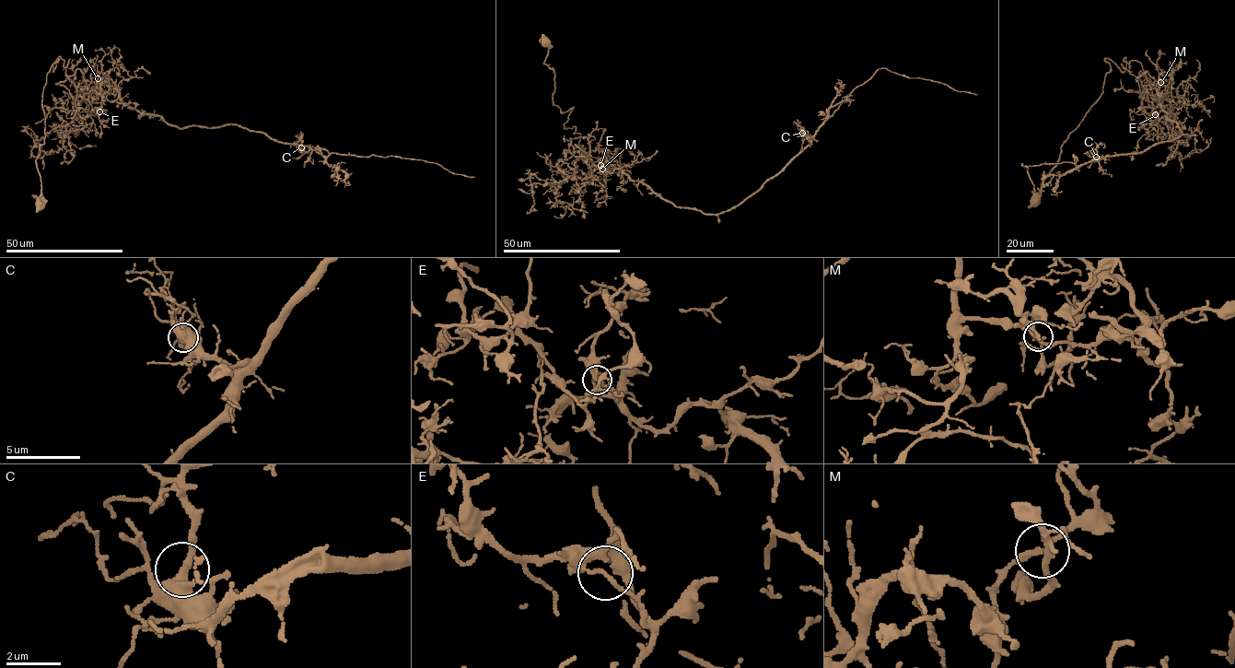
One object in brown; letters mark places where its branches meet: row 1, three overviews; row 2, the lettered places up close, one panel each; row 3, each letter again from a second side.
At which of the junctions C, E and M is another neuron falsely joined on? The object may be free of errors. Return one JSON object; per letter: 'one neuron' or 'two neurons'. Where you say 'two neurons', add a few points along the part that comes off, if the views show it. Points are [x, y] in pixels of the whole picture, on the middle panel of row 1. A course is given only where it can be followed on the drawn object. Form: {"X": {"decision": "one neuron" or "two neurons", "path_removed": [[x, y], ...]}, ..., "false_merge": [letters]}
{"C": {"decision": "one neuron"}, "E": {"decision": "two neurons", "path_removed": [[600, 165], [607, 151], [632, 180], [676, 205], [718, 214], [740, 205], [774, 177], [879, 69], [977, 94]]}, "M": {"decision": "one neuron"}, "false_merge": ["E"]}

